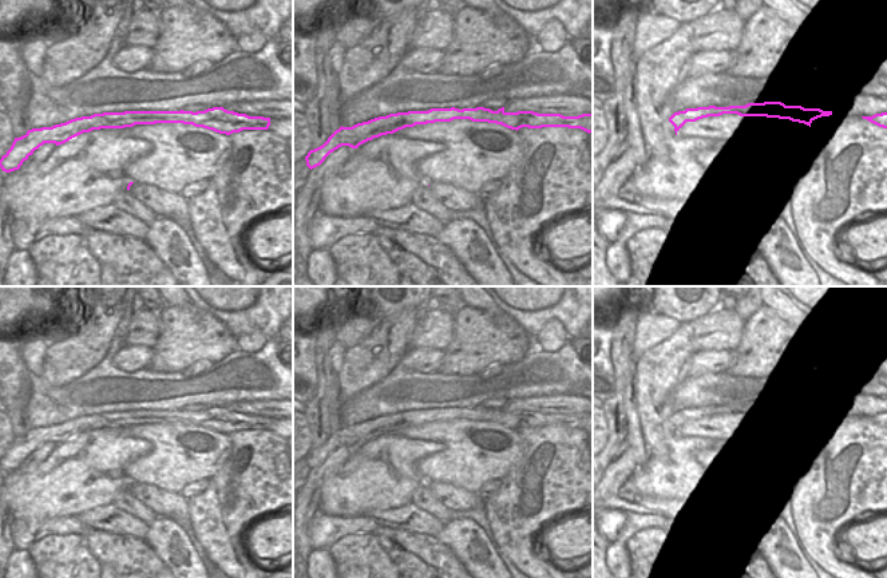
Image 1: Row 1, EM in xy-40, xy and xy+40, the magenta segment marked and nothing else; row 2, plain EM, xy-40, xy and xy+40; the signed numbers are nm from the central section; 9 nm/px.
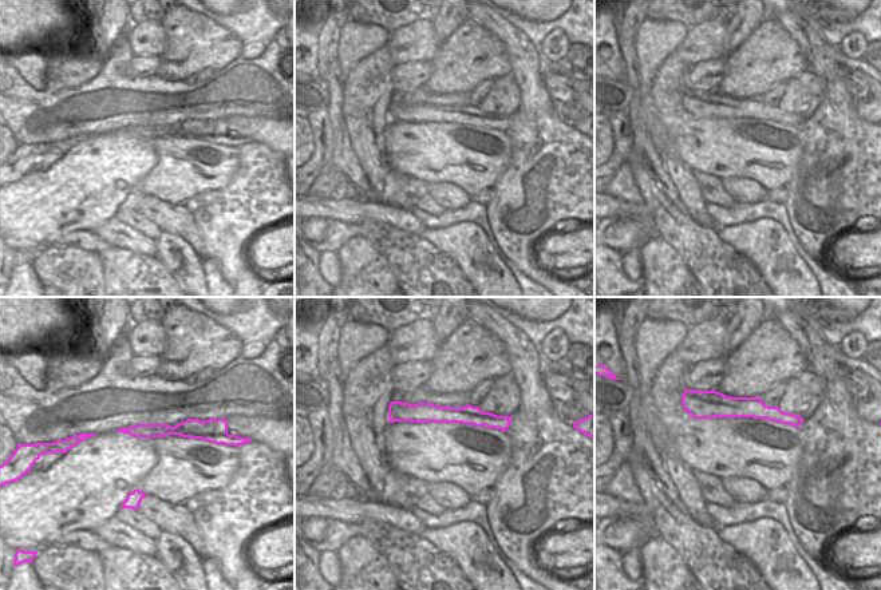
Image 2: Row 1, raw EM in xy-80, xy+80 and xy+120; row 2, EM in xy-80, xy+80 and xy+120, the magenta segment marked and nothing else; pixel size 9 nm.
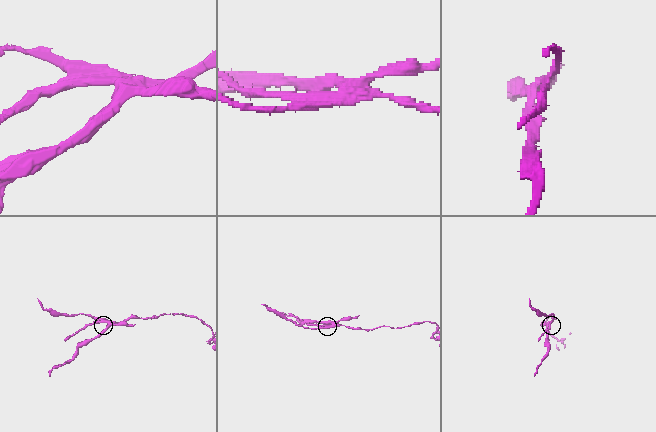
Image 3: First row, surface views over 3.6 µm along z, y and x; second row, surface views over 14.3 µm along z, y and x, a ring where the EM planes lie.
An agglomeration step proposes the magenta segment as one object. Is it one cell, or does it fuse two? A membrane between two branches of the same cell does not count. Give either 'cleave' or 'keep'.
cleave

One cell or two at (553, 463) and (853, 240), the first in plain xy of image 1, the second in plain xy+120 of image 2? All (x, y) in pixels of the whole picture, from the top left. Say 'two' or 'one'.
two

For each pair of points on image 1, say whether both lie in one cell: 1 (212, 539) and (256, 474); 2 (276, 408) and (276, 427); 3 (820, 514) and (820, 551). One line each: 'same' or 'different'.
1: same
2: different
3: same

